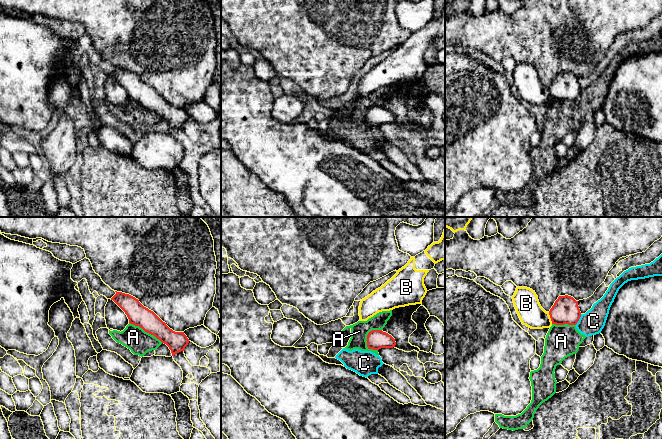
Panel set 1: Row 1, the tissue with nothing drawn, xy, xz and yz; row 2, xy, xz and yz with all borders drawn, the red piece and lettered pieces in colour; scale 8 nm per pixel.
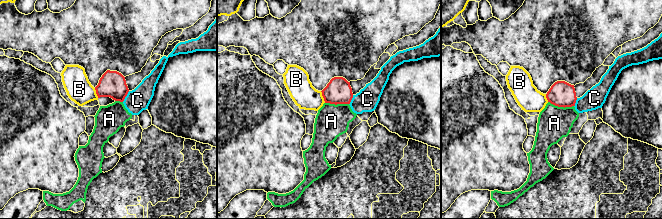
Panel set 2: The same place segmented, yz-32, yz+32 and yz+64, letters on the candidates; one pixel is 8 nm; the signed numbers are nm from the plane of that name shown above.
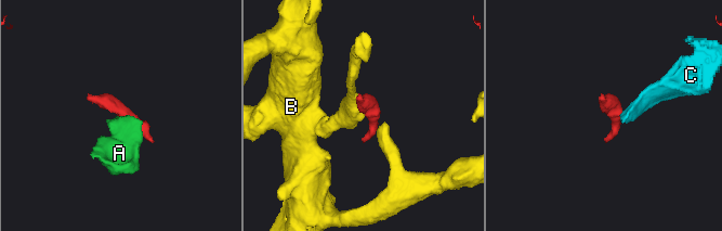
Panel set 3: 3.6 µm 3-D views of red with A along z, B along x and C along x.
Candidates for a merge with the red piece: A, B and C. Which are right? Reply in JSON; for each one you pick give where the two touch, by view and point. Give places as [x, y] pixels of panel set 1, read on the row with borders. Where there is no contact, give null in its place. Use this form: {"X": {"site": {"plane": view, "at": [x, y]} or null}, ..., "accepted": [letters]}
{"accepted": []}

